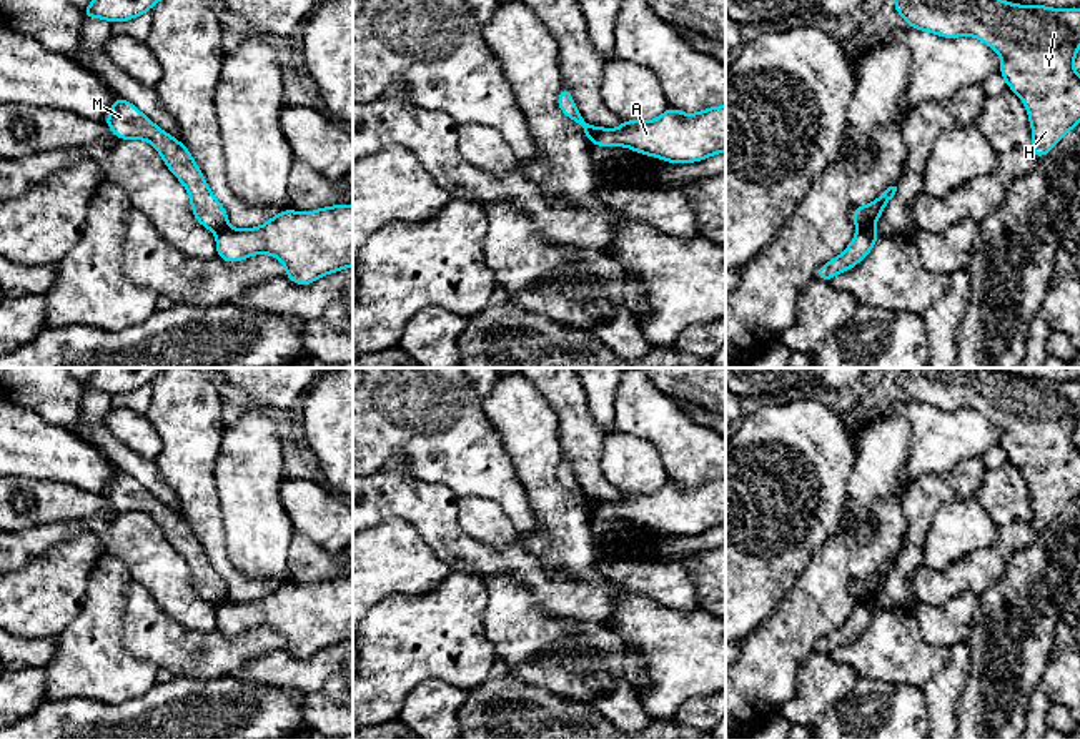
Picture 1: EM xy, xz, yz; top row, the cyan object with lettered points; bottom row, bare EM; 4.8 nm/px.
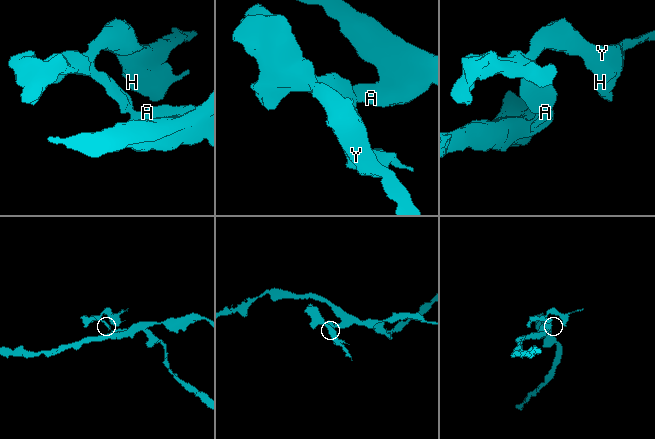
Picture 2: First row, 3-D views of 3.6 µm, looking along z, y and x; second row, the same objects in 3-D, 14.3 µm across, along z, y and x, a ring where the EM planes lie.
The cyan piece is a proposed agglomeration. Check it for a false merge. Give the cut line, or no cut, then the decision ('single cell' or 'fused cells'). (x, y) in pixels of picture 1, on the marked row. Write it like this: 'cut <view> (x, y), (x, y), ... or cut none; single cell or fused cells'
cut xz (594, 127), (591, 140); fused cells

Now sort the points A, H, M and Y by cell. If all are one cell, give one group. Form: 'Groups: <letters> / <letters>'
Groups: A / H M Y

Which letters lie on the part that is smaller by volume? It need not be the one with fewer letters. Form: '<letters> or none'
H, M, Y

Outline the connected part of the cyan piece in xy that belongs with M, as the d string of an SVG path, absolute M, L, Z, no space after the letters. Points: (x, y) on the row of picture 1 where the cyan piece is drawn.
M120 97L115 98L105 123L116 140L146 140L158 150L170 171L188 190L193 215L201 226L215 233L226 226L225 206L213 196L201 170L181 141L158 128L133 103Z

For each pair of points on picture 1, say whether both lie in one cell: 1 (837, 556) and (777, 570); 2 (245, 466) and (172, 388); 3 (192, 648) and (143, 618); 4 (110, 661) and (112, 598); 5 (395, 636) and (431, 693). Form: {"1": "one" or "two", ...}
{"1": "two", "2": "two", "3": "one", "4": "one", "5": "two"}

